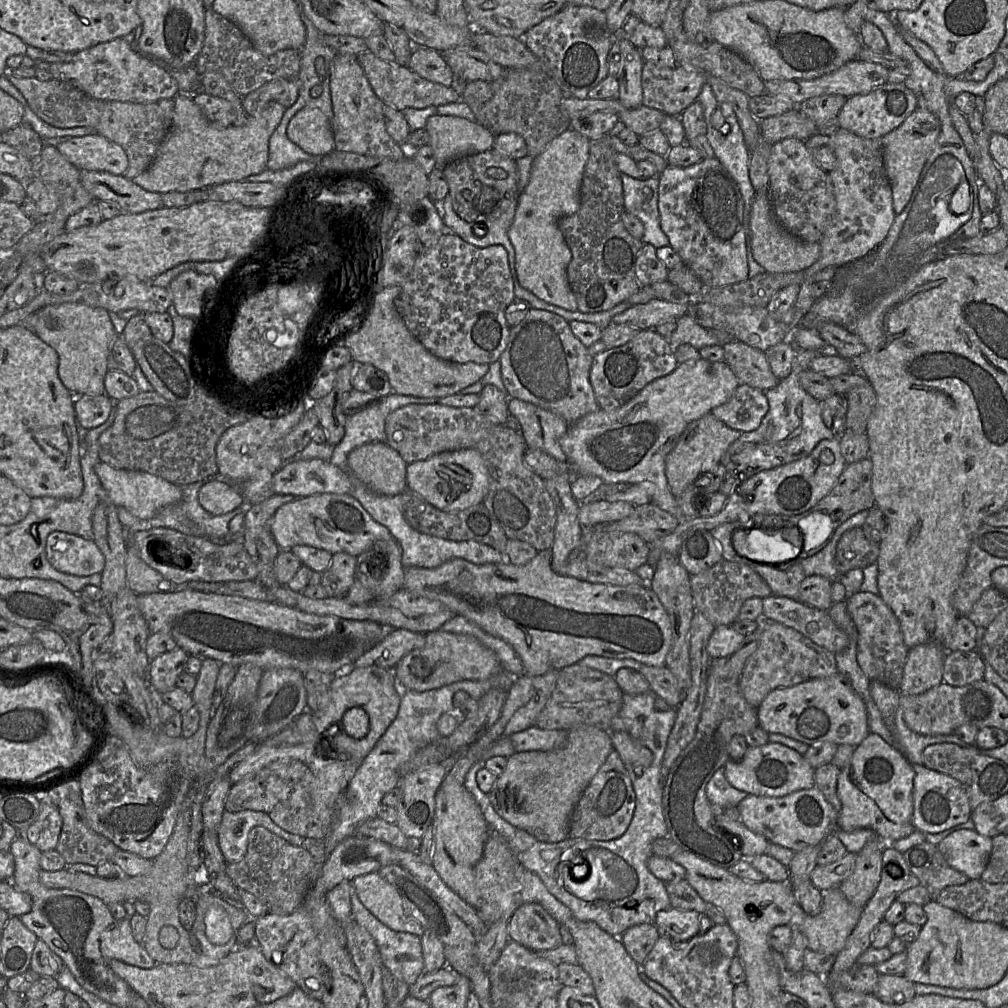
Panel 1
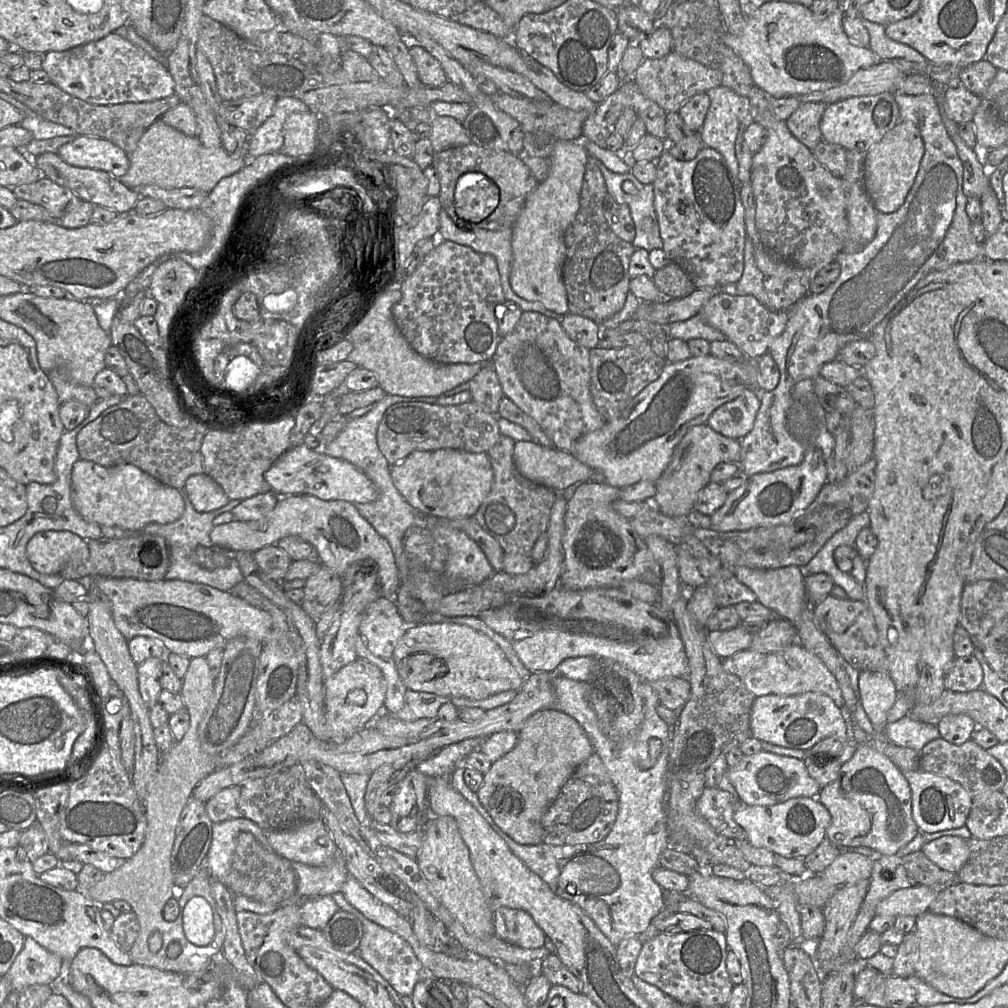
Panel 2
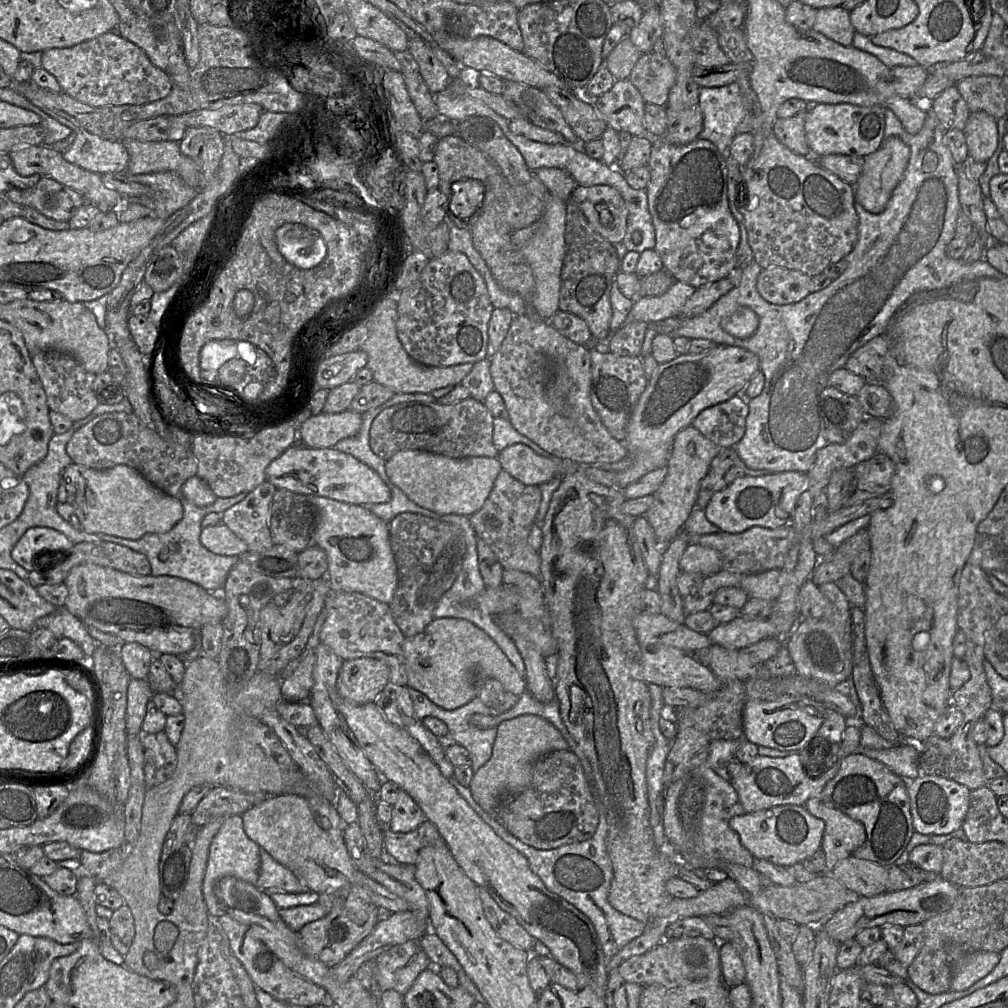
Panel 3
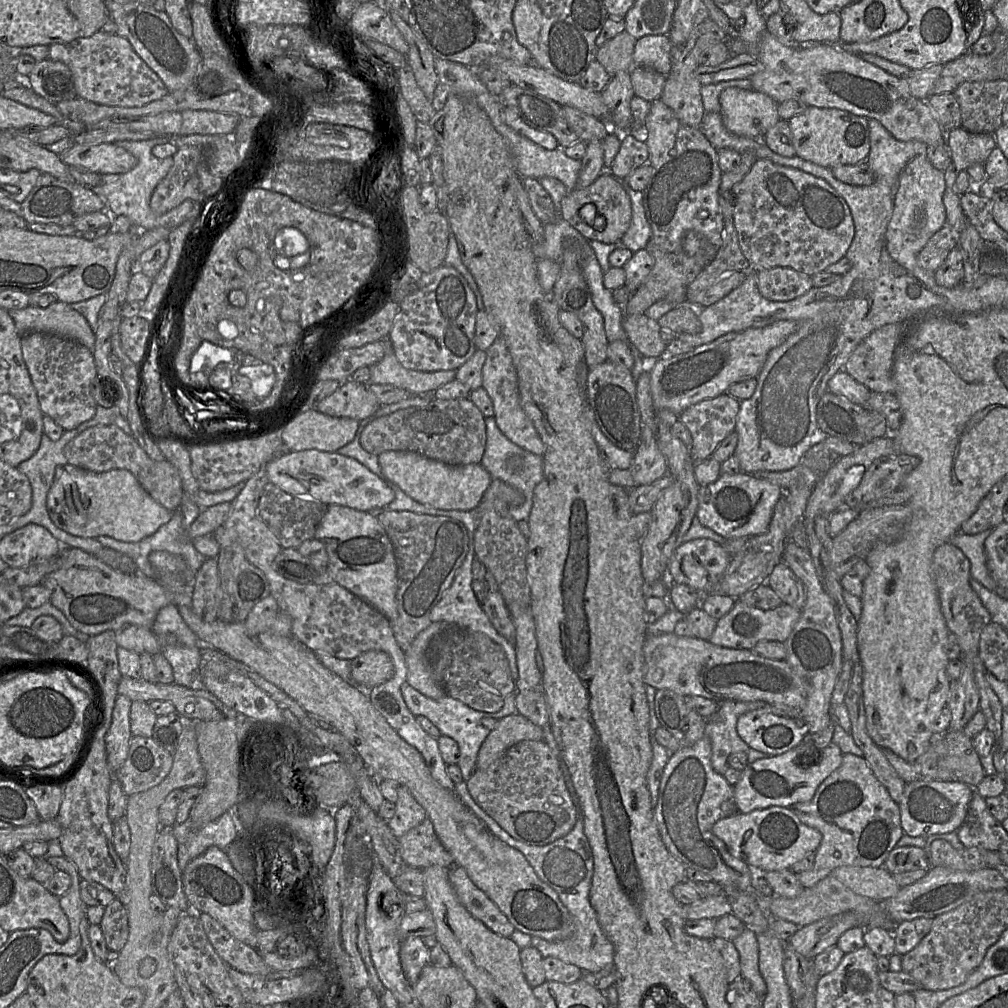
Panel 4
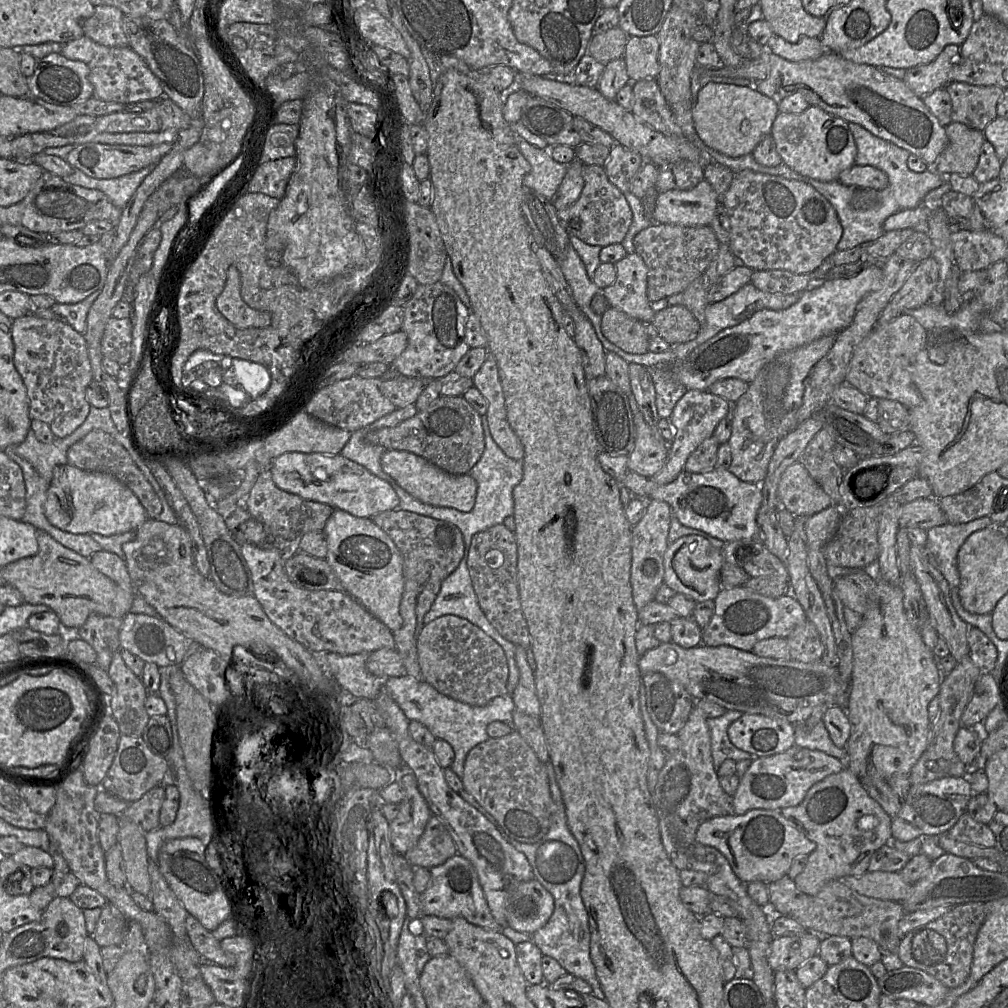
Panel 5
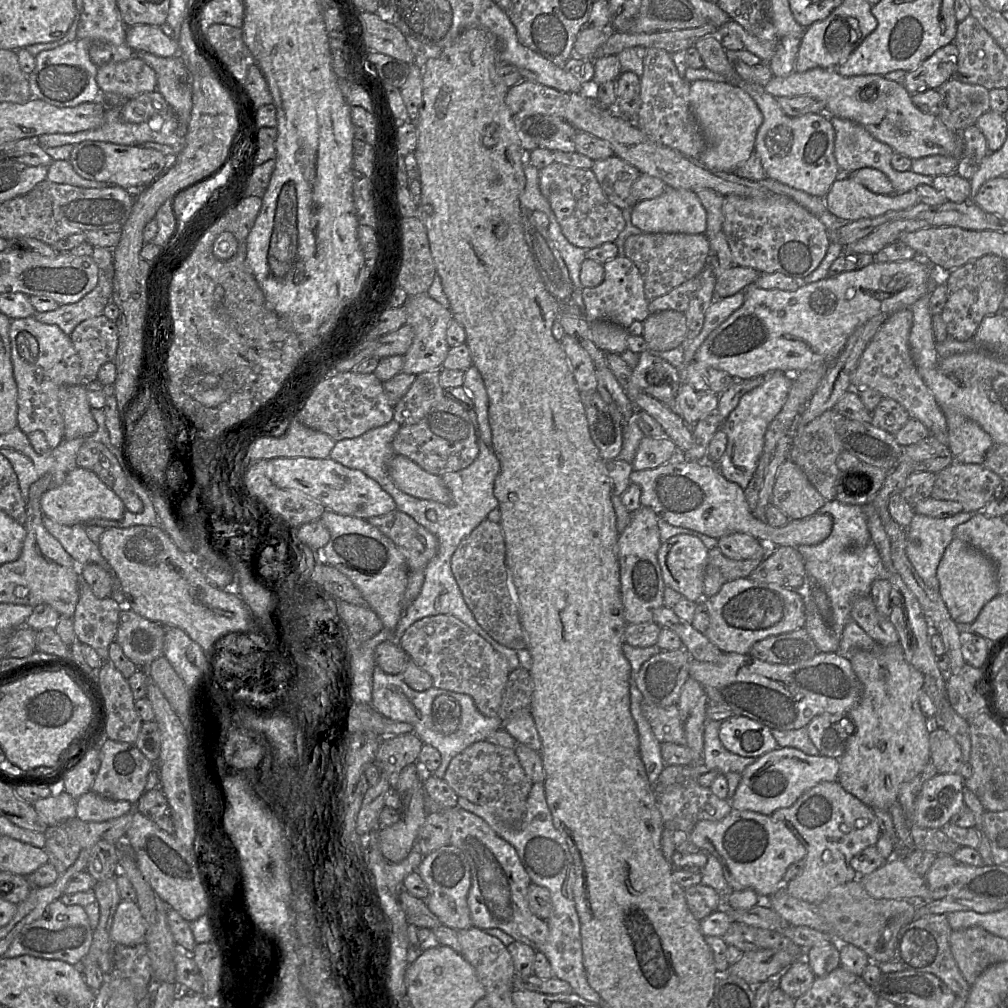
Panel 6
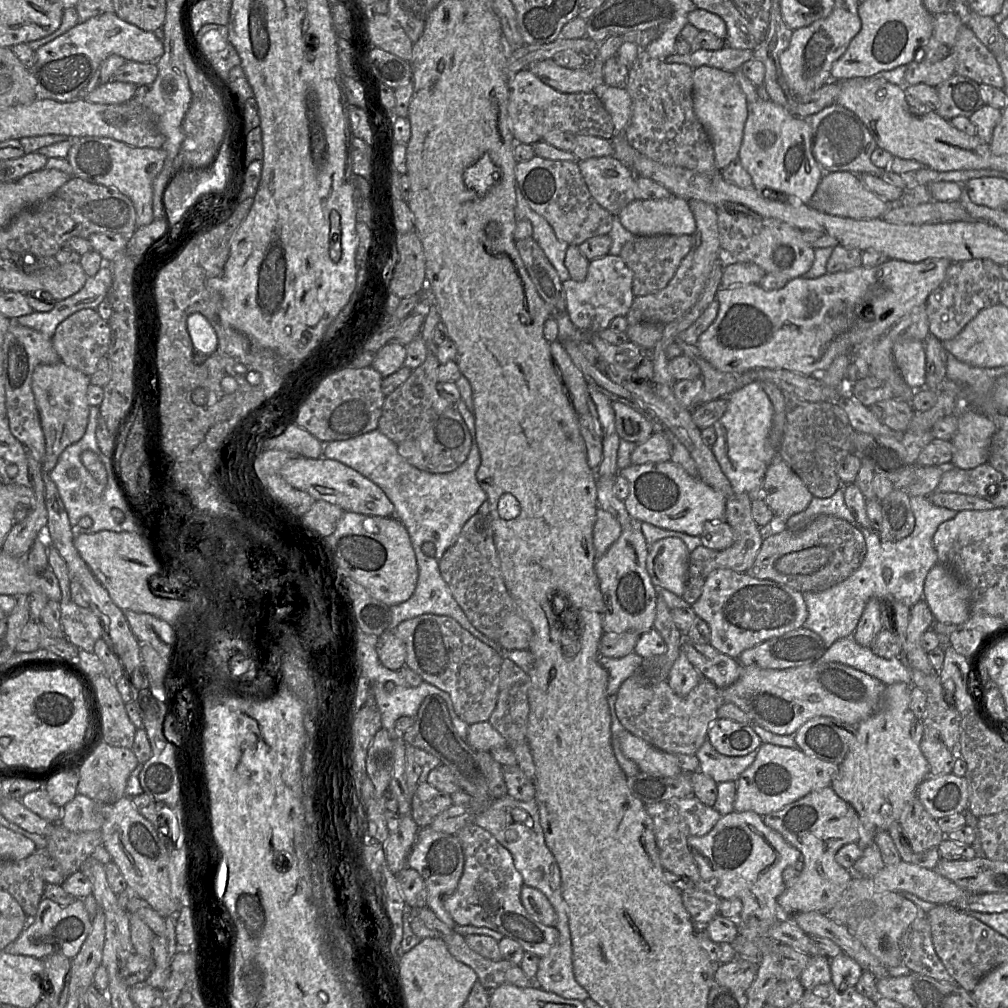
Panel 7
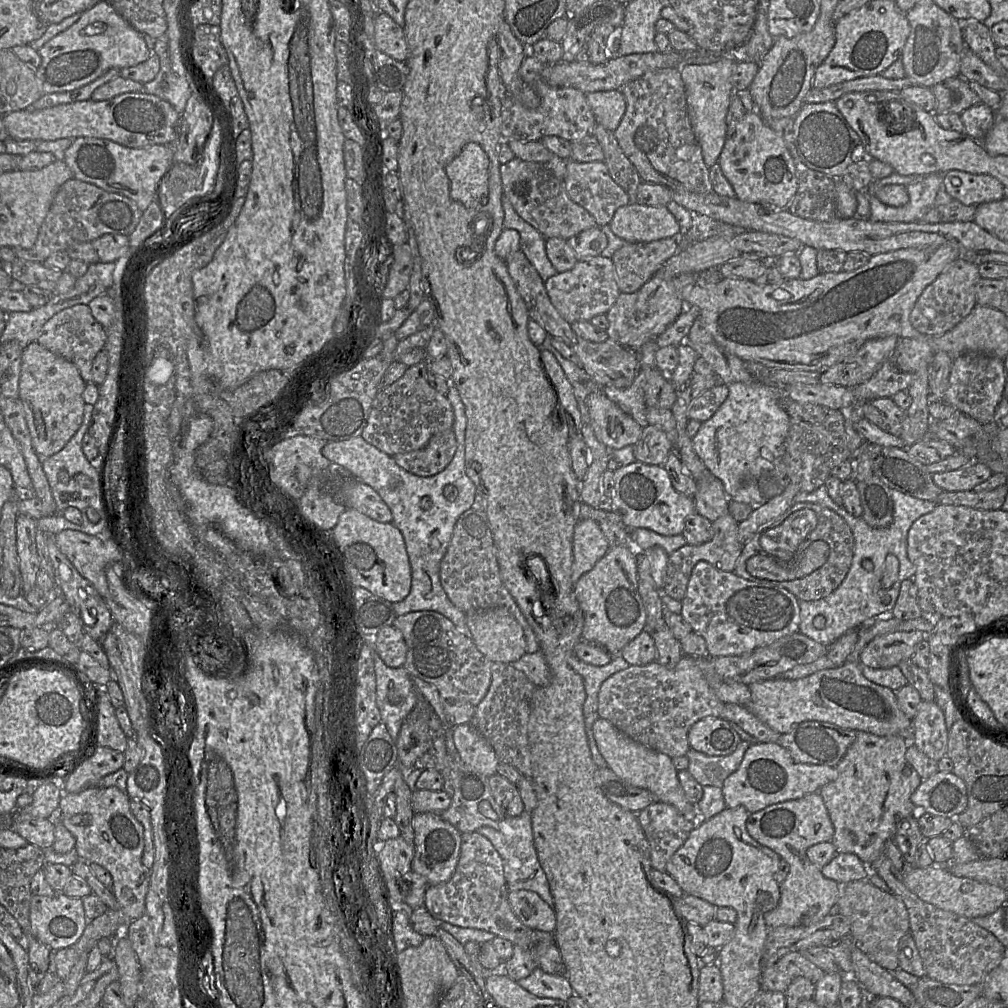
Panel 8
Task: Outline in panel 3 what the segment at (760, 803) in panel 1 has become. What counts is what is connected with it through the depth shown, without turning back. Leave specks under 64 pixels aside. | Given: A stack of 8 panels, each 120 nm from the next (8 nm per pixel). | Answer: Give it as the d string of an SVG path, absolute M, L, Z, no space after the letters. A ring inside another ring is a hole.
M799 805L776 806L756 813L745 813L731 818L729 826L739 835L741 844L755 859L764 859L783 867L801 863L819 850L825 829L825 824L822 820L810 814L804 806Z

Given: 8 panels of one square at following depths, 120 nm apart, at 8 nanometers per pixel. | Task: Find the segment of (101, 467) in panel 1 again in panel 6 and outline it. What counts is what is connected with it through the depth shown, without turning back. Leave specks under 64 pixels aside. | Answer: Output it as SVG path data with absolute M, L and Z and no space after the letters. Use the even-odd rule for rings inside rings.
M79 466L72 469L64 482L49 488L40 499L42 514L63 525L86 524L91 520L121 520L125 513L122 500L92 471Z

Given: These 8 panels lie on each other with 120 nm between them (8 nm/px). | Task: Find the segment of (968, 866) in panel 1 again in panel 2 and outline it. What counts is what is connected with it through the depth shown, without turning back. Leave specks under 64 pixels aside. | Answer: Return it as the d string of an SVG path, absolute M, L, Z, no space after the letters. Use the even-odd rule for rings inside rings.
M944 836L927 842L921 849L942 870L957 874L967 863L970 849L966 839Z

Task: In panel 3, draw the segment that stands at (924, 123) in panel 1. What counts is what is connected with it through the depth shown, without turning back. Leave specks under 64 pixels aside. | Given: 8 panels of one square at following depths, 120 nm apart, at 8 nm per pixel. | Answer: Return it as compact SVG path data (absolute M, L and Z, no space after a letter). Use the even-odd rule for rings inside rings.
M899 137L884 138L876 151L863 158L861 174L854 184L855 202L870 213L881 213L903 176L909 156L909 147Z

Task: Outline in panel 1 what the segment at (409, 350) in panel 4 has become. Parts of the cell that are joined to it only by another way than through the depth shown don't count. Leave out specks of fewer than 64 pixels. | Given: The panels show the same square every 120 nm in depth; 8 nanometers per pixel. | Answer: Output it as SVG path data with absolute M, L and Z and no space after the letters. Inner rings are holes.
M446 231L428 250L417 255L394 304L410 332L436 357L459 363L490 364L499 359L507 346L511 327L506 321L505 309L514 298L508 253L502 245L480 248Z

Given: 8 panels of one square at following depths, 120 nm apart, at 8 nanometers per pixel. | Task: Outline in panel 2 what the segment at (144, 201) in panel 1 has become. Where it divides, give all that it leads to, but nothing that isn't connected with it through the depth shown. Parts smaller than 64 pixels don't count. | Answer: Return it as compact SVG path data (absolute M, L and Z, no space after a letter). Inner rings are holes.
M42 153L34 158L33 162L40 170L42 177L46 177L56 184L69 188L82 201L90 202L95 206L102 206L116 211L118 214L128 214L141 196L132 188L124 185L111 174L97 169L81 168L68 164L57 153Z

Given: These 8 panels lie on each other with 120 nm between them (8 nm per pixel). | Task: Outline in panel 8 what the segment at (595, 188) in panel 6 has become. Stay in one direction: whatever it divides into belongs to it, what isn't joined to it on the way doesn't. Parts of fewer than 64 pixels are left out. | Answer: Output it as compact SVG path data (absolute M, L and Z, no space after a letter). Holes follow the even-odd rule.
M514 158L501 164L500 174L504 196L517 214L544 237L568 240L586 229L597 226L595 218L569 197L564 181L557 179L545 164Z

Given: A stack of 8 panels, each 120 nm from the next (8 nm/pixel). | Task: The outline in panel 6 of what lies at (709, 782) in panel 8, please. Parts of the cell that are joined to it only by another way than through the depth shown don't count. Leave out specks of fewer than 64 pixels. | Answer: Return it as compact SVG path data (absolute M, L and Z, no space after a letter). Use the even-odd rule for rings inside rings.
M706 720L704 732L703 765L709 769L716 770L721 775L730 772L742 773L744 769L754 763L757 758L742 757L729 752L721 743L719 729L721 722Z

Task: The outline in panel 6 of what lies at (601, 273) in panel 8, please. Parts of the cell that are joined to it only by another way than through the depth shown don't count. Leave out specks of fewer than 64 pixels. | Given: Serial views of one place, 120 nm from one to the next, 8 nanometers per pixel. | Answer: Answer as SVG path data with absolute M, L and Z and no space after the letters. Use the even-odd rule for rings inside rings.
M620 256L603 264L604 279L596 287L581 287L582 316L589 322L608 321L620 325L632 335L641 336L642 322L651 314L644 292L644 281L639 269L626 256Z

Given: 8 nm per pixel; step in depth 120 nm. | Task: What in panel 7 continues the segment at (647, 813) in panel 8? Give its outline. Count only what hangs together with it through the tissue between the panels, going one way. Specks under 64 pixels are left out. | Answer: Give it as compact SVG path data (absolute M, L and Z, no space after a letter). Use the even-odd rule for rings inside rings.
M695 796L670 799L645 807L653 823L655 841L663 869L674 875L686 876L694 882L697 888L703 889L699 868L687 841L691 836L700 837L708 834L722 815L713 807L704 805Z

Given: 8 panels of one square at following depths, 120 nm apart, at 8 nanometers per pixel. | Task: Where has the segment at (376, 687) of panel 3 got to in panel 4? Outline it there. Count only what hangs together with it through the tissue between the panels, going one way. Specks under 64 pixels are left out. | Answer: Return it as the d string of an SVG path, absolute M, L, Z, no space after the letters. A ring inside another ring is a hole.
M380 650L362 653L351 661L352 678L368 689L386 682L393 674L391 657Z

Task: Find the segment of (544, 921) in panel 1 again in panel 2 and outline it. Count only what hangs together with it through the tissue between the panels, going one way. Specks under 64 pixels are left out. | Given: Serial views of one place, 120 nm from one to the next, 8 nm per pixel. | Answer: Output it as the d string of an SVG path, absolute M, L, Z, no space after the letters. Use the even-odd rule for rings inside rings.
M500 907L492 916L494 934L499 938L522 948L543 947L546 936L526 911Z

